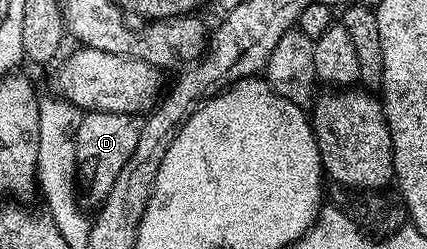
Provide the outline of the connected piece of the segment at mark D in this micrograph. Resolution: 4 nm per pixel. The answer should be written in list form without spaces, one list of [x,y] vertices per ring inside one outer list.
[[[89,111],[81,115],[80,125],[76,131],[76,146],[78,149],[78,184],[82,196],[92,203],[92,206],[103,204],[110,194],[118,173],[130,154],[134,154],[134,145],[138,143],[141,121],[130,113],[110,113]]]

